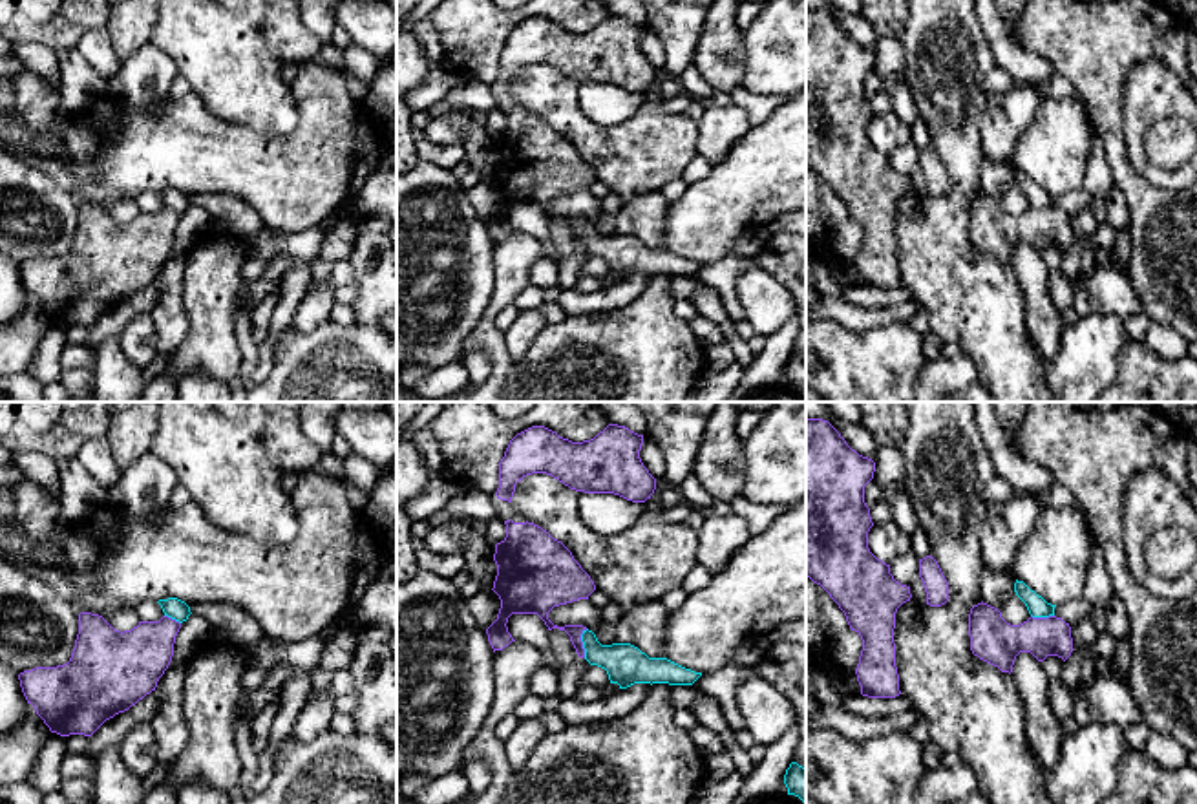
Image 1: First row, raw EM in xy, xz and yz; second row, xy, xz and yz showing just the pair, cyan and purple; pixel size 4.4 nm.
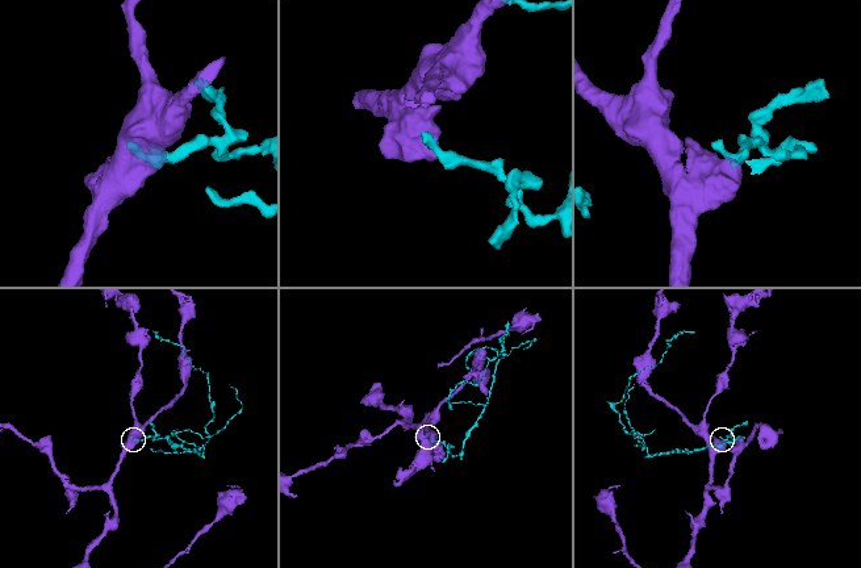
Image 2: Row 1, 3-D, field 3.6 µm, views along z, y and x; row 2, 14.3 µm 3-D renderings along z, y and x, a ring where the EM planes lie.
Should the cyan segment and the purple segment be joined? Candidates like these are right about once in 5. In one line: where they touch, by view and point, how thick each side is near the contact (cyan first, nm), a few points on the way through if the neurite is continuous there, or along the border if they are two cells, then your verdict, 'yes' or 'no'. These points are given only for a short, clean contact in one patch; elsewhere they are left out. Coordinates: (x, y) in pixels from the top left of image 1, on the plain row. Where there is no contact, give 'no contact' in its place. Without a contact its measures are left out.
meets cyan in xz at (583, 234); 180 nm thick on the cyan side, 120 nm on the other; border along xz (583, 220), (585, 247); no

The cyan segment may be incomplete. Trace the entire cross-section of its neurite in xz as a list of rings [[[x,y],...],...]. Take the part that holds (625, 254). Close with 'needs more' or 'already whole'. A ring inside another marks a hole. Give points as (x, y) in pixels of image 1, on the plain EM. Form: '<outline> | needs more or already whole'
[[[592,221],[581,225],[585,250],[607,261],[610,274],[627,280],[634,274],[693,276],[702,263],[667,249],[649,249],[630,234],[601,236]]] | already whole

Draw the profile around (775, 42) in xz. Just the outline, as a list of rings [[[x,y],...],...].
[[[768,0],[744,31],[744,88],[791,97],[806,90],[806,0]]]

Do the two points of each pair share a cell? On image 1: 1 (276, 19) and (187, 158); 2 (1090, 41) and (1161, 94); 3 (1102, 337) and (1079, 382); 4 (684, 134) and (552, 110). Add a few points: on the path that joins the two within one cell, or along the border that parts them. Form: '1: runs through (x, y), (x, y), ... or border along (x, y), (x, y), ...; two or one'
1: border along (192, 90), (214, 114), (254, 130); two
2: border along (1172, 70), (1137, 63), (1121, 110); two
3: runs through (1091, 348), (1088, 362), (1080, 371); one
4: runs through (651, 137), (585, 136); one

